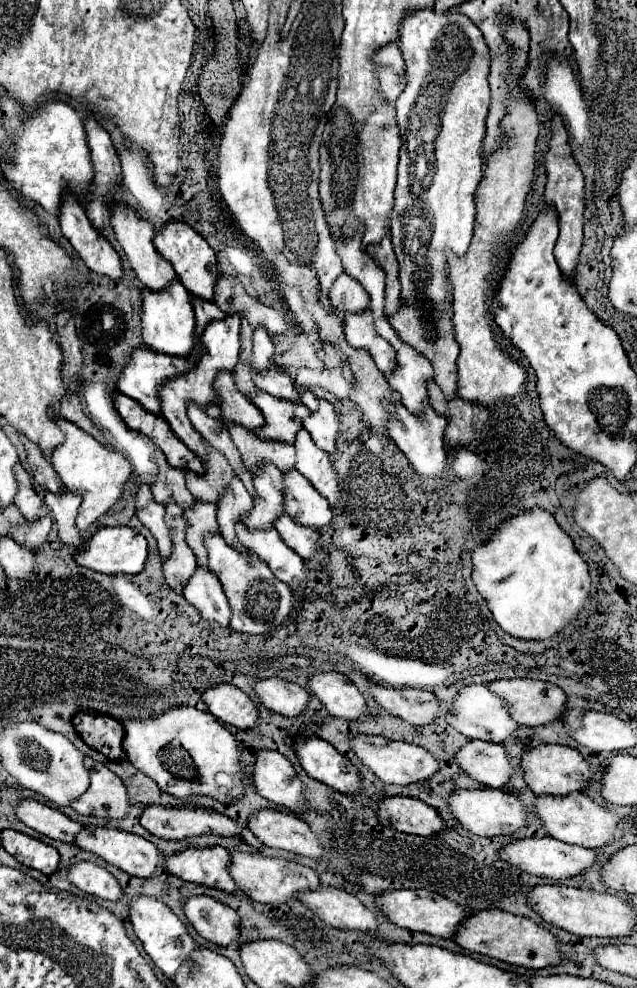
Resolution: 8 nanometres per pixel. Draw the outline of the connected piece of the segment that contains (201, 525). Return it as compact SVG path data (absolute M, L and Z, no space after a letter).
M196 505L194 509L184 511L184 517L188 521L186 543L194 551L198 567L208 567L208 551L204 547L204 537L220 533L218 523L216 523L216 507L214 505Z

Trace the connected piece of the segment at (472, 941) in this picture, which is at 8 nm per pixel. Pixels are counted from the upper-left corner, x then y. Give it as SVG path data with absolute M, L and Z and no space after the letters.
M500 909L480 911L468 917L456 935L456 943L470 953L488 955L504 963L520 965L526 969L544 969L544 967L552 967L564 961L562 953L558 953L556 935L552 935L548 929L540 927L538 923L526 917L518 917L514 913L502 913Z

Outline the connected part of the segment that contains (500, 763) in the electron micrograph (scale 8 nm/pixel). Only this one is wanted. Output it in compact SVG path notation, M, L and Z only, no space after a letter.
M468 741L454 757L460 769L490 789L502 789L514 767L502 745L486 745L482 741Z

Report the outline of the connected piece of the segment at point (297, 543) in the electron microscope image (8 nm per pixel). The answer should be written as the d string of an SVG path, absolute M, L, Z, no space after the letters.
M284 513L282 517L278 517L278 525L276 531L280 533L282 541L296 551L304 561L310 561L316 553L316 543L320 539L320 533L314 533L314 529L302 529L300 525L294 525L294 521L290 521L290 517Z

